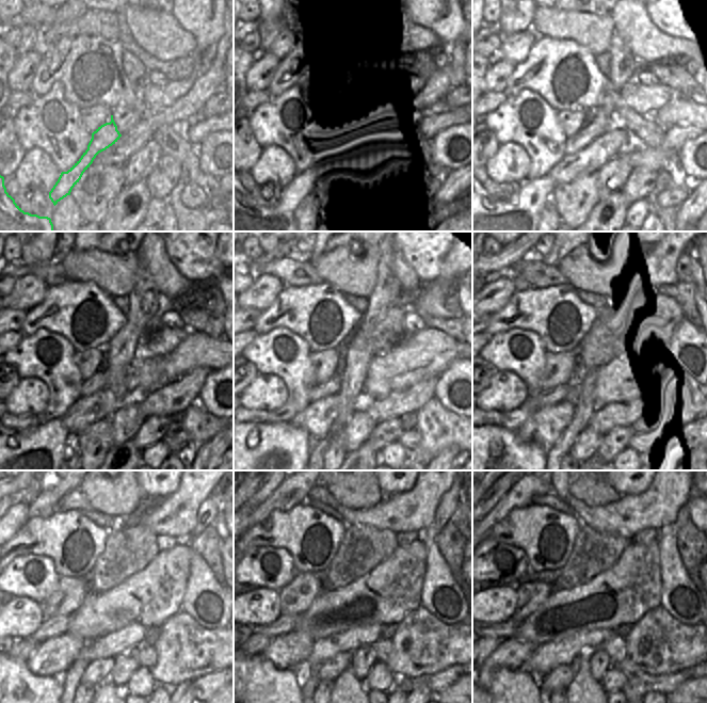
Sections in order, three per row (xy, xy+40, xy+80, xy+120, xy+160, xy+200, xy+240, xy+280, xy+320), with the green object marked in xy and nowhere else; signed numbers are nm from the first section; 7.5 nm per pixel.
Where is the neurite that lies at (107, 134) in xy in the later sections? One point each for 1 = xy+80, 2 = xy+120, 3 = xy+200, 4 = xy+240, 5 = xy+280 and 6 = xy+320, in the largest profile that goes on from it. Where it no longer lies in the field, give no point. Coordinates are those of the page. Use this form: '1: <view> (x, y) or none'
1: xy+80 (533, 196)
2: xy+120 (45, 448)
3: xy+200 (494, 448)
4: xy+240 (16, 687)
5: xy+280 (256, 686)
6: xy+320 (508, 687)

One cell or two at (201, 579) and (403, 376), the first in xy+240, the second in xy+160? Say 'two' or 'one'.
two

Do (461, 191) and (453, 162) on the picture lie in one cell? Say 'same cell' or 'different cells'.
different cells

